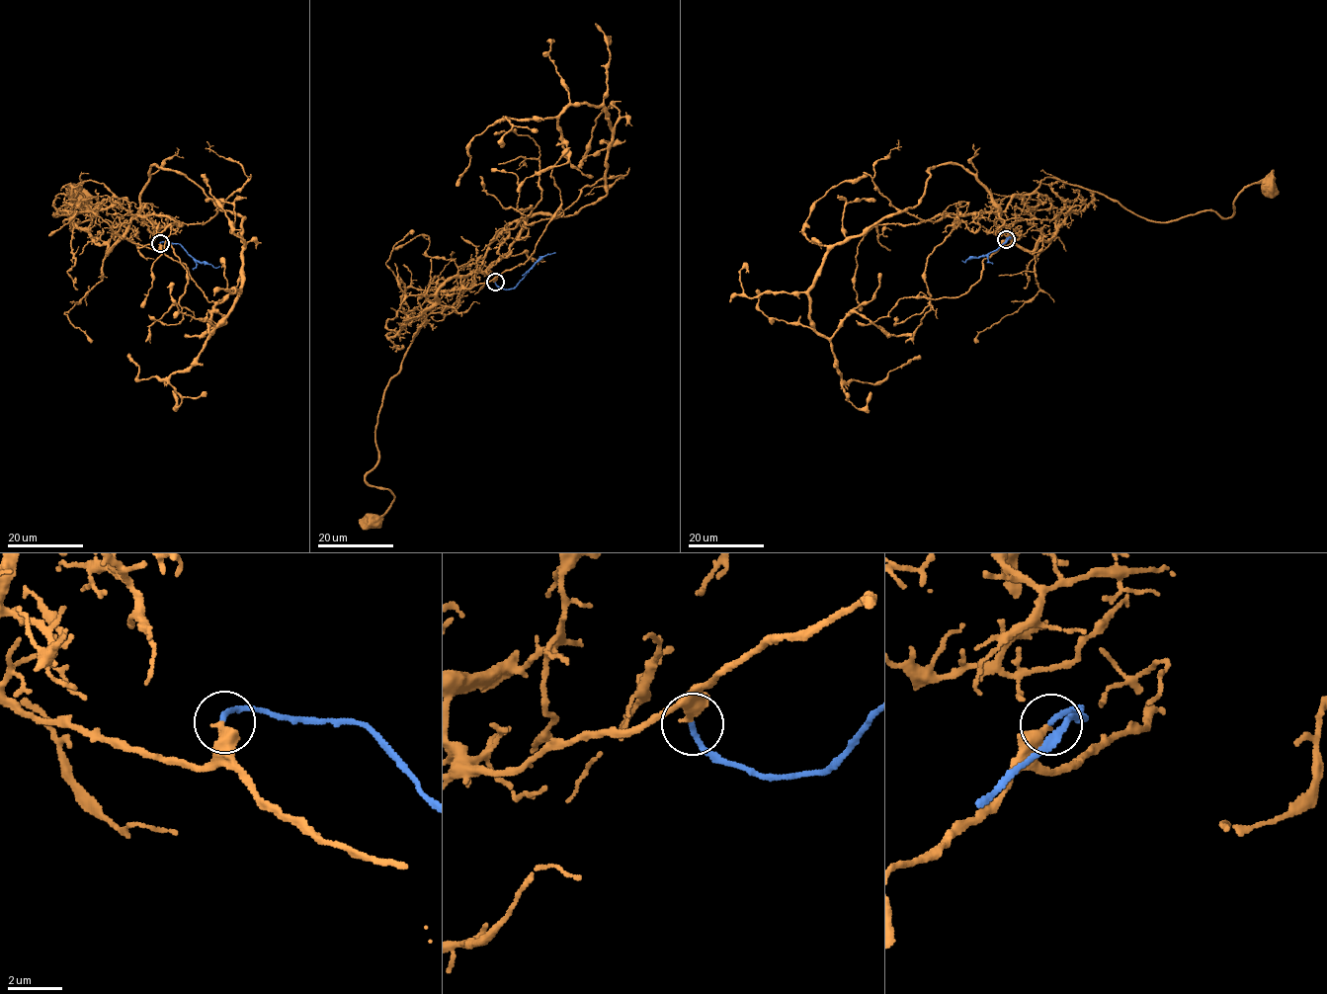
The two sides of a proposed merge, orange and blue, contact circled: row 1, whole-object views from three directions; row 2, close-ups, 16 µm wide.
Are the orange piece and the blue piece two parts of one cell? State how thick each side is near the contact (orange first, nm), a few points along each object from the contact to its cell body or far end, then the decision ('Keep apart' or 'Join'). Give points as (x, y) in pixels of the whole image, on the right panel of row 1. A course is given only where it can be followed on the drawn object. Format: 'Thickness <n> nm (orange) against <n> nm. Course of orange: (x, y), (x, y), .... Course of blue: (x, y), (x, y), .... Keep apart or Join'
Thickness 400 nm (orange) against 190 nm. Course of orange: (1006, 239), (1020, 239), (1002, 219), (1009, 201), (1047, 177), (1157, 221), (1228, 218), (1240, 192), (1267, 185). Course of blue: (1006, 239), (1010, 238), (995, 250), (971, 257), (964, 262), (961, 260). Join

